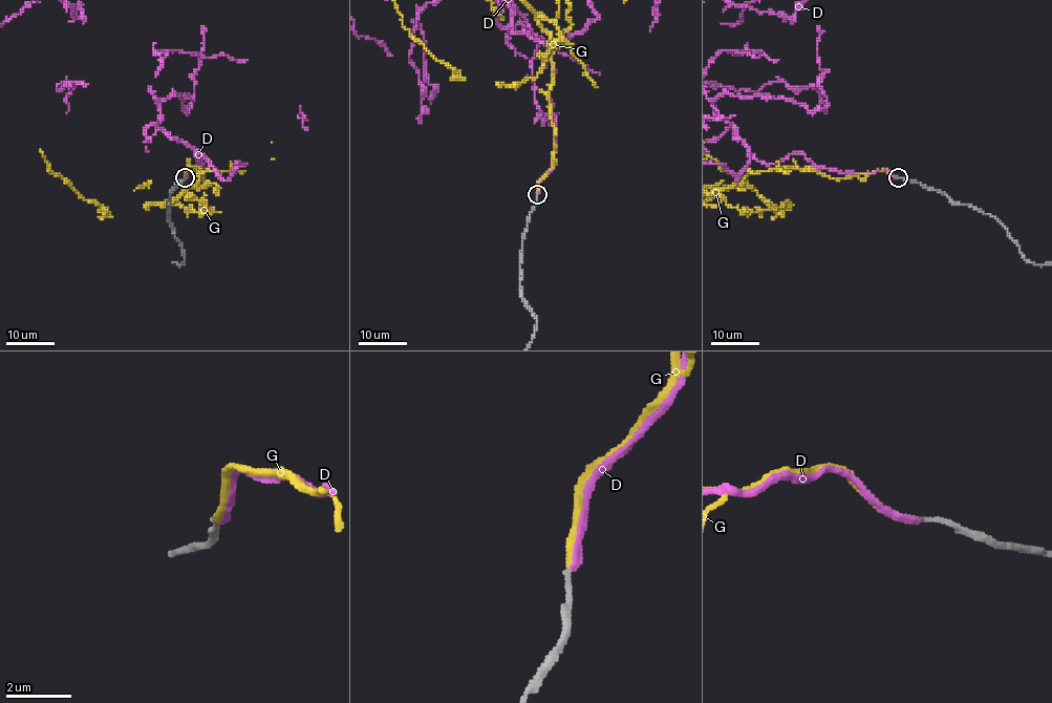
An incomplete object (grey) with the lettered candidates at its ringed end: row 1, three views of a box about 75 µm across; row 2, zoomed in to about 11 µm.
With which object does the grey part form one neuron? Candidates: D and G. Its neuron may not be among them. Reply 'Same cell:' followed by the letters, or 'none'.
Same cell: G

